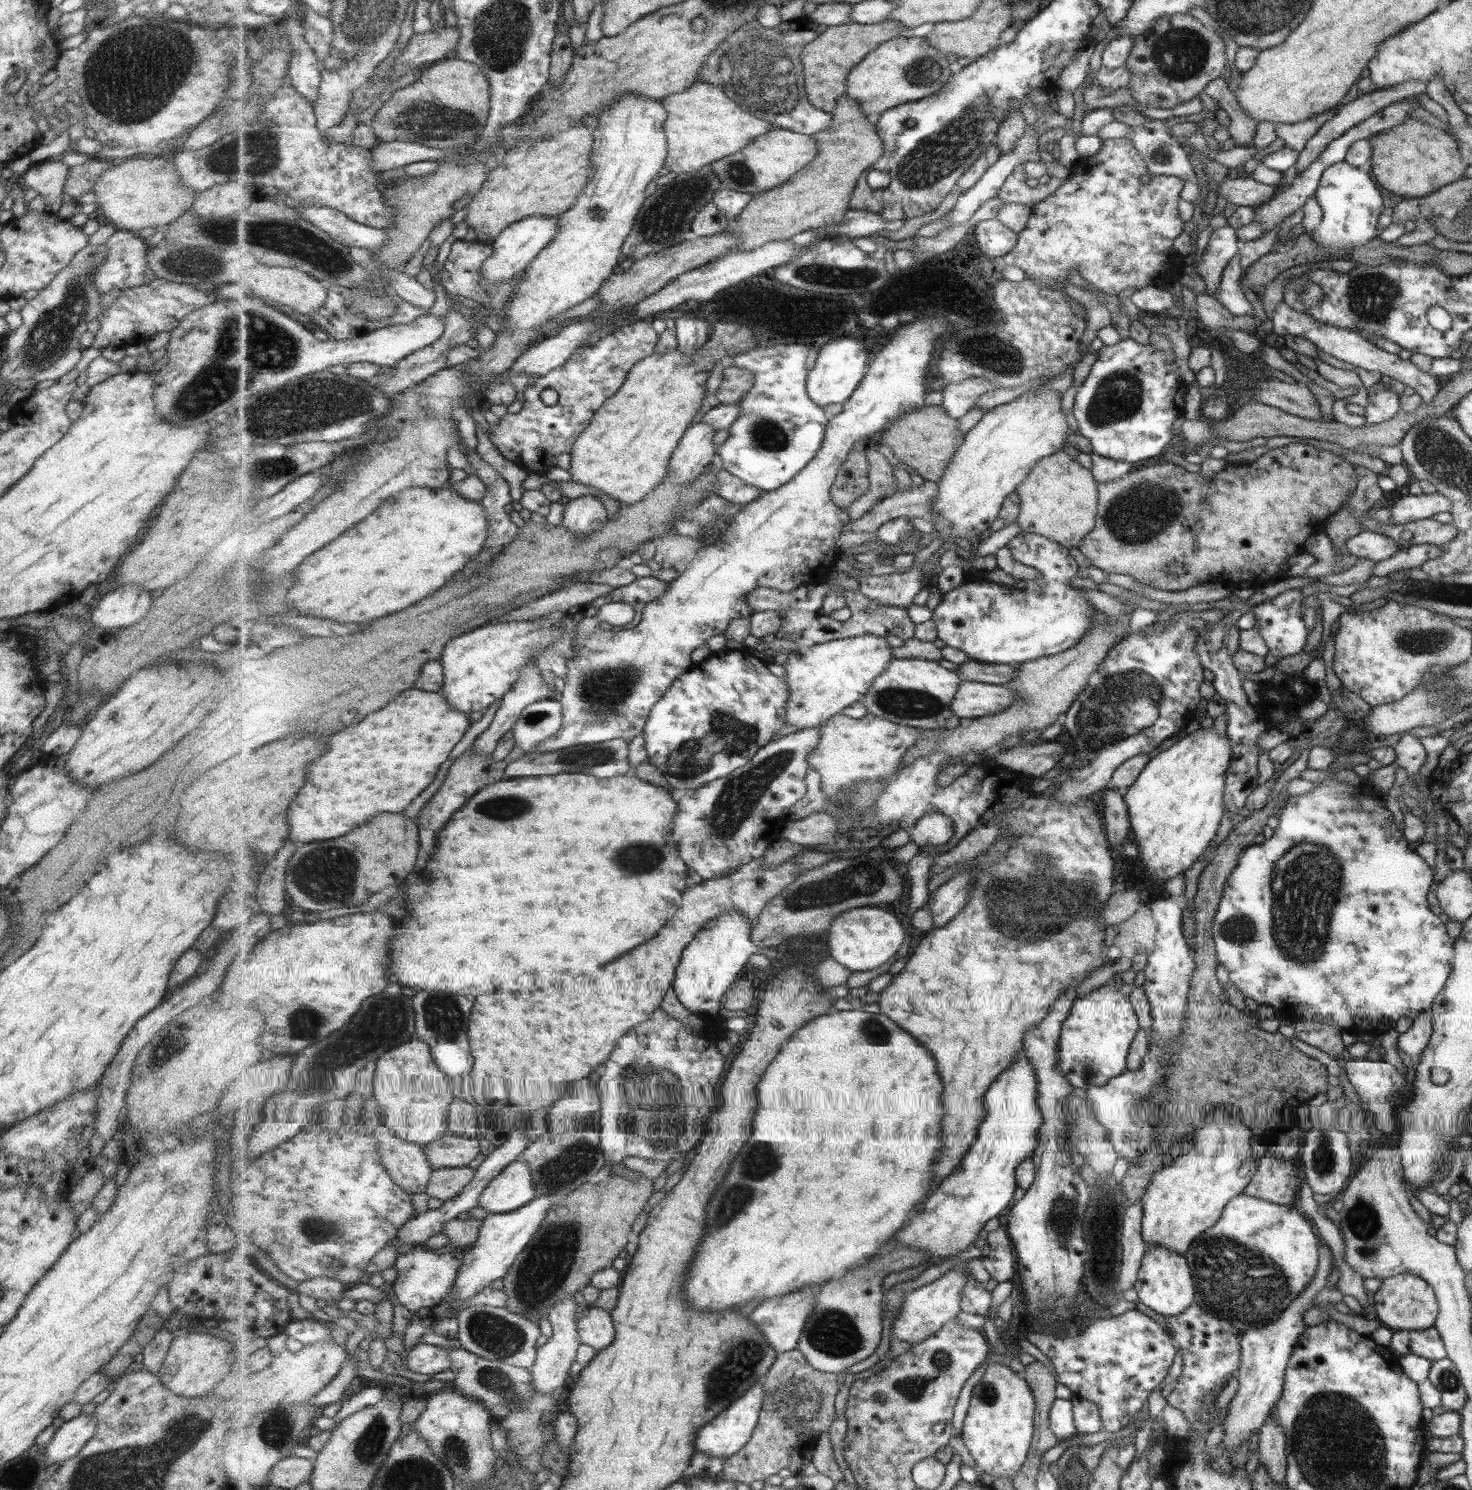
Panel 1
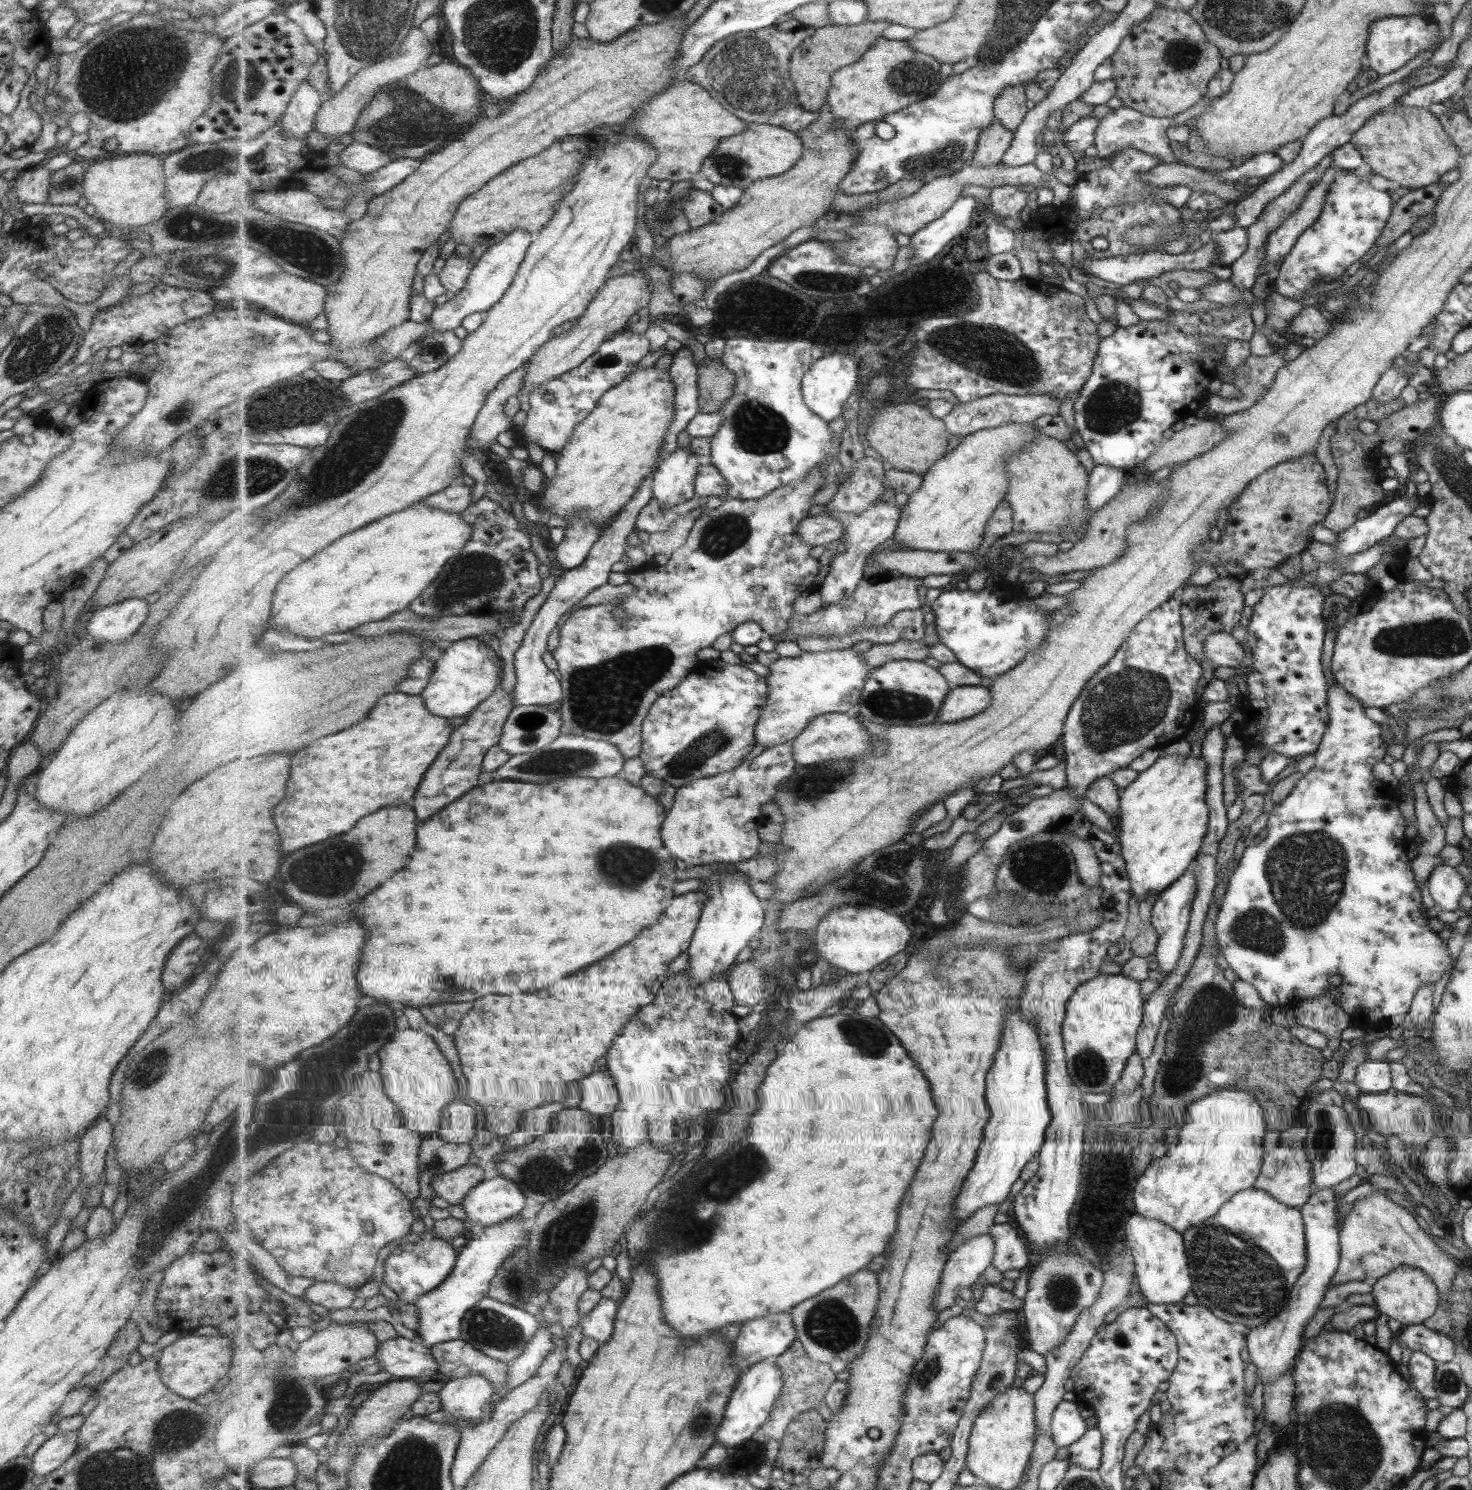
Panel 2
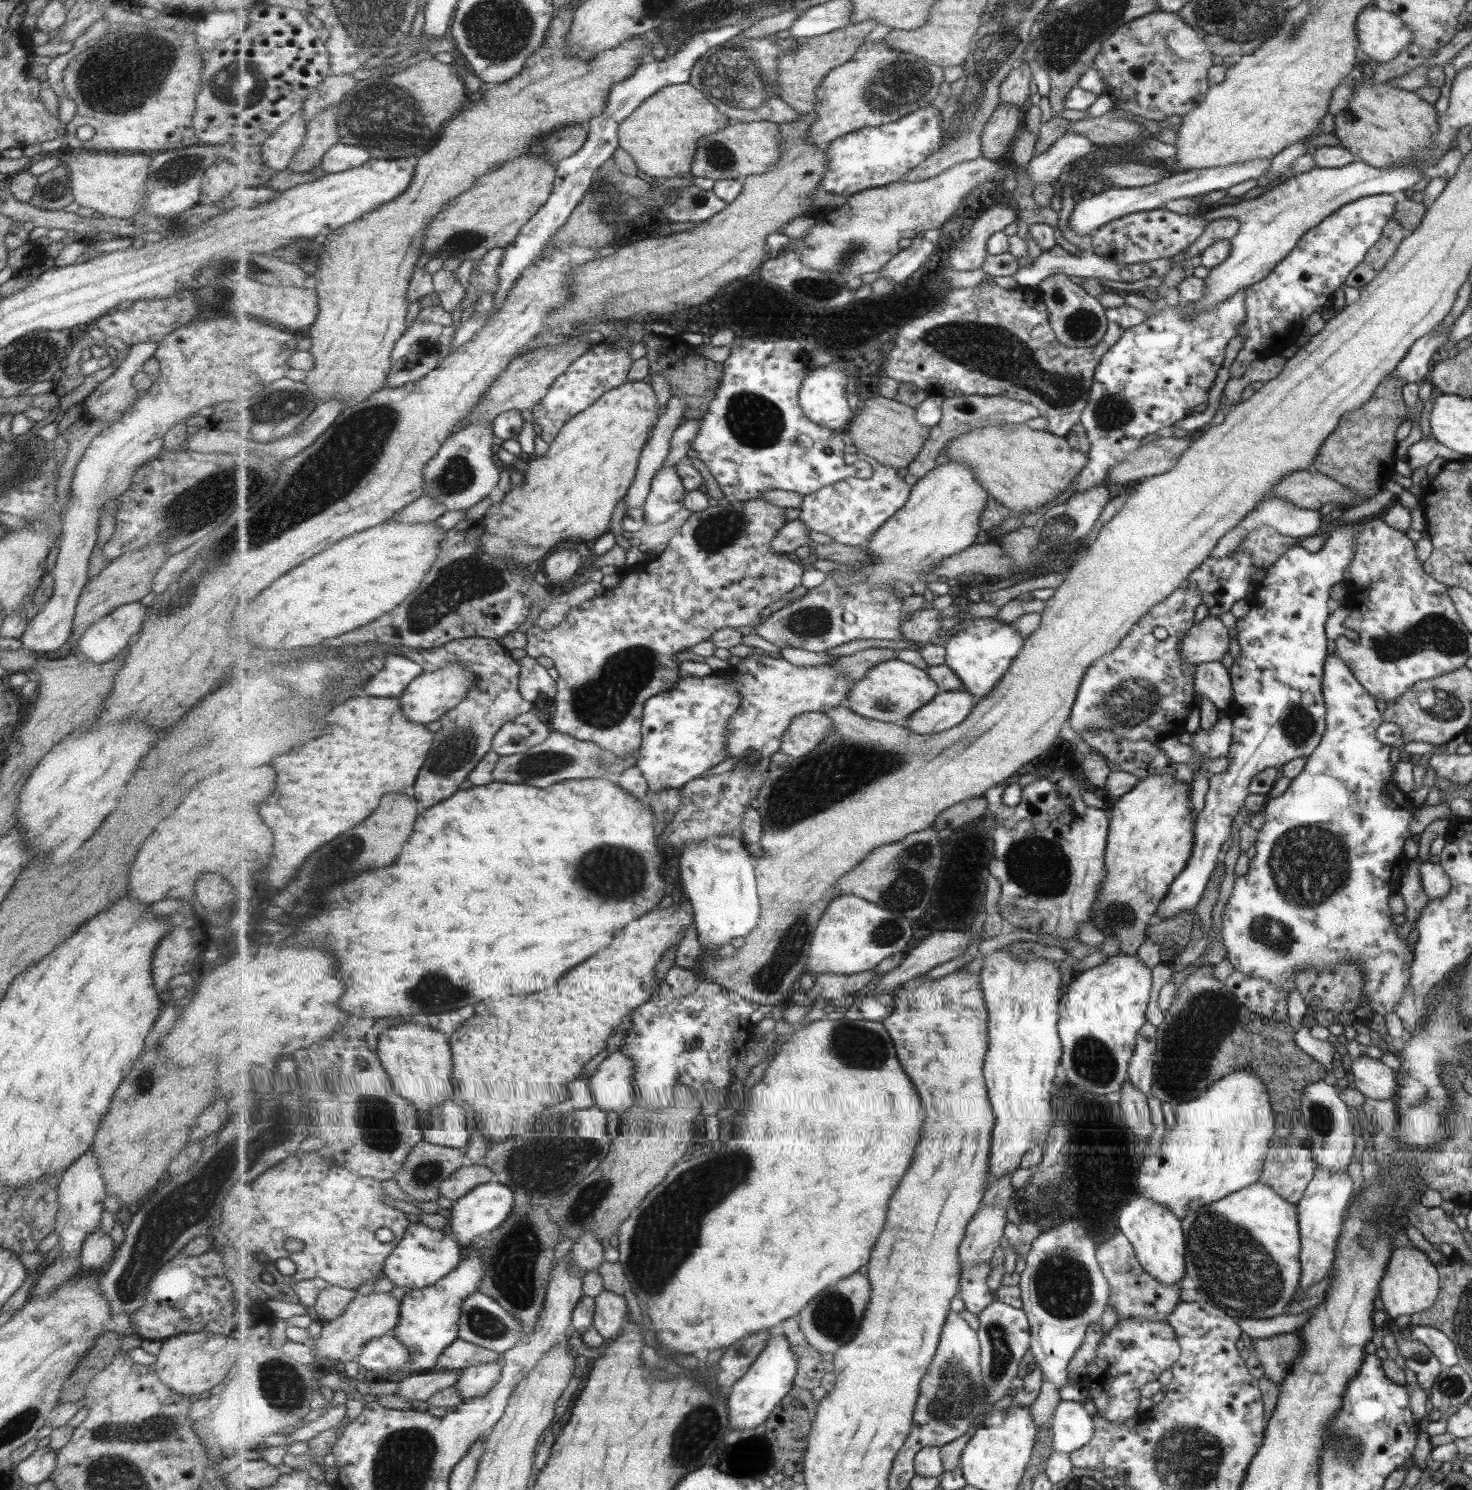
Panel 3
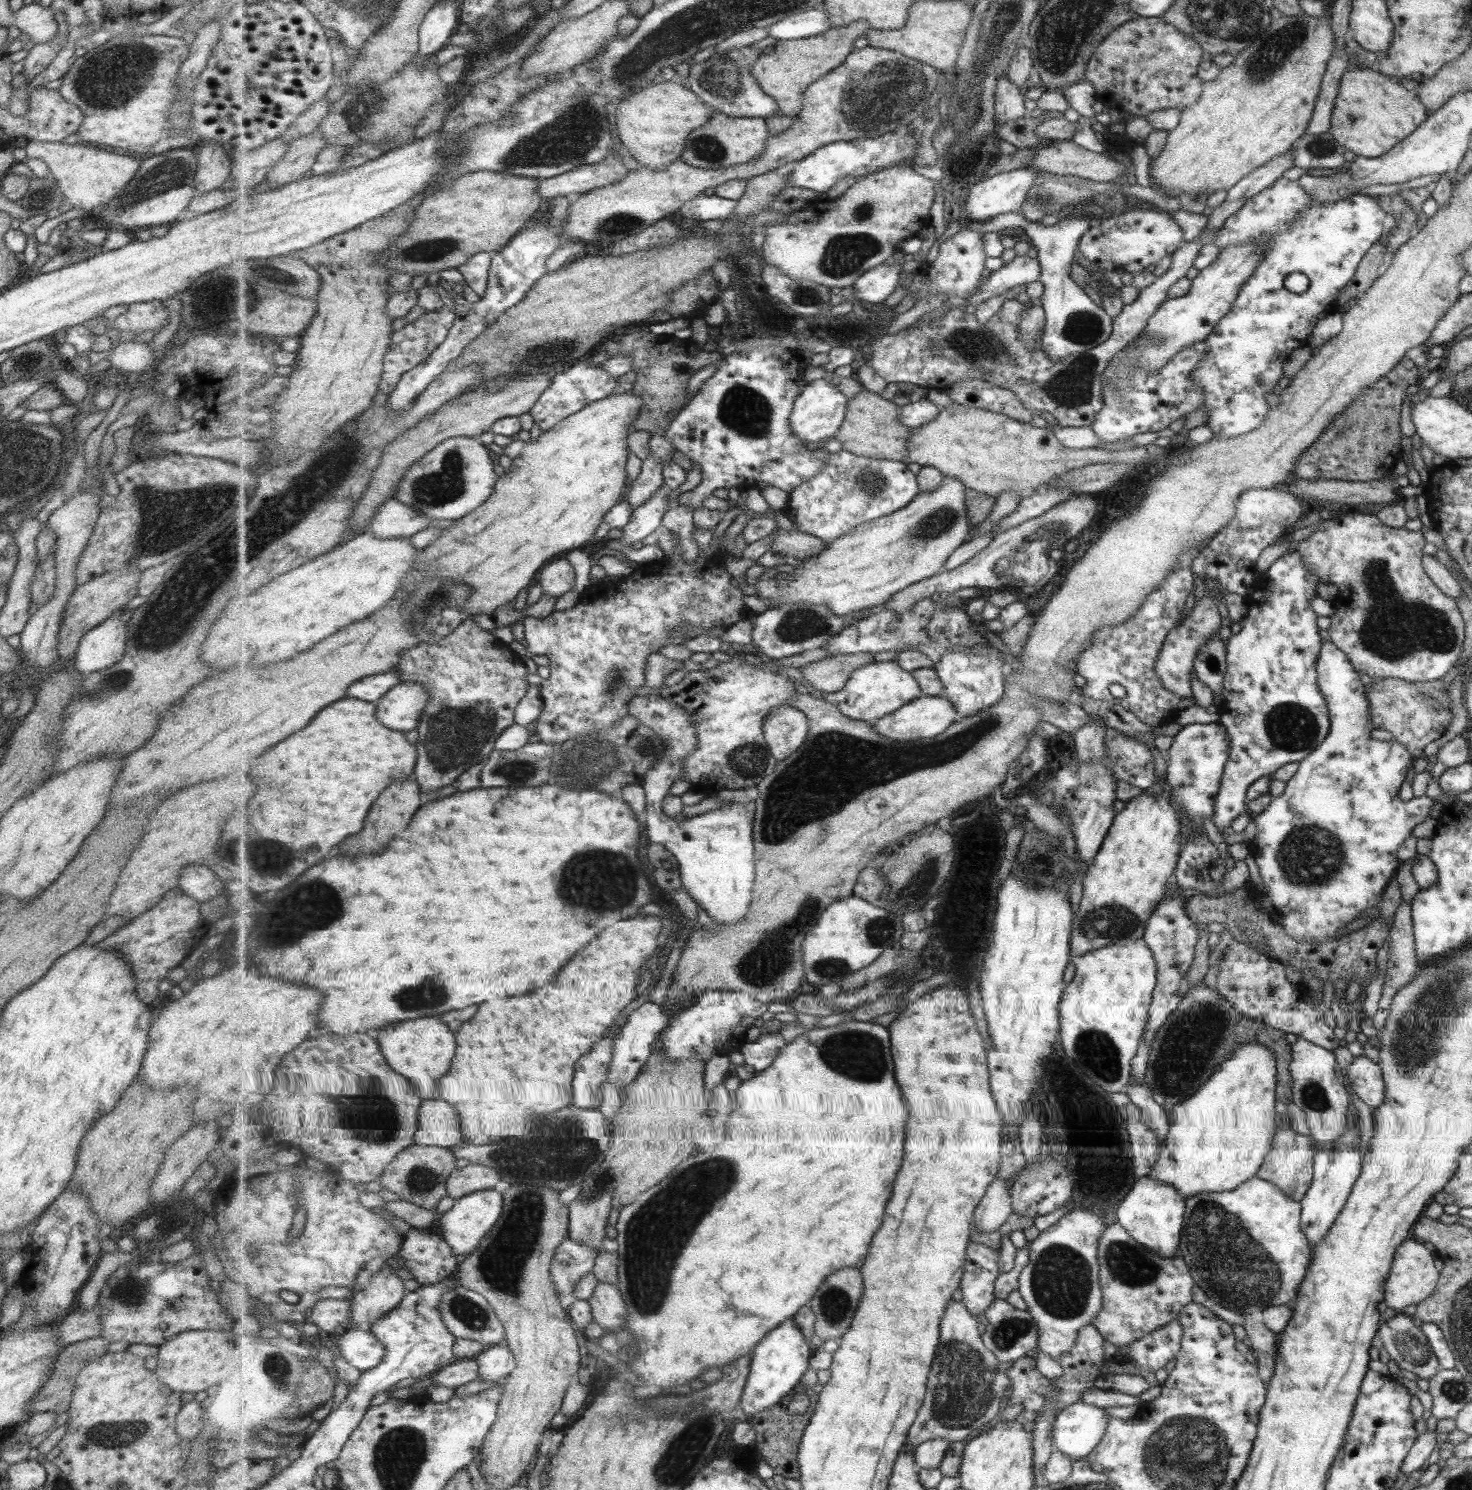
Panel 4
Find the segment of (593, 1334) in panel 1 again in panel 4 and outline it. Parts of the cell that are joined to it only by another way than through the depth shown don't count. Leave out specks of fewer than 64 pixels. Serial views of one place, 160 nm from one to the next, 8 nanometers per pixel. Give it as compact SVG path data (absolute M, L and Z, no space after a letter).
M600 1282L589 1304L592 1307L594 1320L607 1332L614 1333L628 1322L627 1304L618 1285Z

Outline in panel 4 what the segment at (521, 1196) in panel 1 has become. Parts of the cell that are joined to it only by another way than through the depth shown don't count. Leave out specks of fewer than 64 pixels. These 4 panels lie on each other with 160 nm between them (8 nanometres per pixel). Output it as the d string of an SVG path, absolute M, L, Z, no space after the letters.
M495 1189L472 1192L457 1200L456 1205L448 1210L440 1219L442 1237L455 1252L455 1256L464 1258L477 1251L481 1245L481 1238L497 1224L503 1214L503 1194Z

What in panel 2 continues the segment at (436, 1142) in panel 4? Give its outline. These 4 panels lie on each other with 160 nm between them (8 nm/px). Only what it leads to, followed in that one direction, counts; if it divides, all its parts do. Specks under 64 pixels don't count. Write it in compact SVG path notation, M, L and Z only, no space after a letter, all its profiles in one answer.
M458 1099L444 1108L441 1130L436 1136L457 1144L471 1144L476 1137L477 1123L476 1108L470 1101Z

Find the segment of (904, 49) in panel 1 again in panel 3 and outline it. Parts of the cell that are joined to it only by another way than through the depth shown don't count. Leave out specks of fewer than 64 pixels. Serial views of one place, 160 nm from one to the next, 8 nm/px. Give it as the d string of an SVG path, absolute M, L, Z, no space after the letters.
M868 40L857 50L853 60L833 68L818 88L815 112L820 117L817 122L814 122L808 141L818 147L827 148L840 136L846 136L860 128L880 127L884 124L897 122L912 112L931 106L931 102L939 96L941 84L944 83L943 67L925 60L925 57L893 49L887 46L884 41Z

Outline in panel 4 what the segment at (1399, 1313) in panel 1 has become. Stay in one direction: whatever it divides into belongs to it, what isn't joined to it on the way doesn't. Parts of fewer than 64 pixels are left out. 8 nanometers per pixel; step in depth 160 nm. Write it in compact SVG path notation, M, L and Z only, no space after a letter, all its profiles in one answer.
M1413 1238L1405 1240L1405 1243L1396 1249L1393 1256L1392 1268L1385 1282L1384 1302L1395 1312L1401 1312L1406 1306L1416 1306L1432 1295L1437 1285L1437 1278L1440 1278L1440 1275L1433 1268L1431 1252L1427 1248L1423 1248L1421 1244L1413 1242Z

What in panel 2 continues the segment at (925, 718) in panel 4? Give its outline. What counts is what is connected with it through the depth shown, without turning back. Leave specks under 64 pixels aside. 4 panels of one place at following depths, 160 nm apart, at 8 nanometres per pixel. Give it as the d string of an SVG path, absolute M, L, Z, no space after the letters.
M960 686L952 689L940 712L941 723L958 723L977 716L992 706L994 696L990 686Z

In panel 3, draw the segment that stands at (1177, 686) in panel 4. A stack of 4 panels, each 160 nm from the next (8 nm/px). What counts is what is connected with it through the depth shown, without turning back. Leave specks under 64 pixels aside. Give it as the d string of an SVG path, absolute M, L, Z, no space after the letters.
M1206 616L1194 624L1178 644L1178 658L1188 665L1221 660L1227 652L1229 636L1219 617Z

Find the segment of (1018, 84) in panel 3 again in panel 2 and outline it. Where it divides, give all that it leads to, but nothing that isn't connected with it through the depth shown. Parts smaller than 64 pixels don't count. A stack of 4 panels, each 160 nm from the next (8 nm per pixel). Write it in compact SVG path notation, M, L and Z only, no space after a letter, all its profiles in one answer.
M1010 86L996 102L996 122L1000 122L1007 130L1017 132L1026 114L1030 111L1027 106L1025 86Z

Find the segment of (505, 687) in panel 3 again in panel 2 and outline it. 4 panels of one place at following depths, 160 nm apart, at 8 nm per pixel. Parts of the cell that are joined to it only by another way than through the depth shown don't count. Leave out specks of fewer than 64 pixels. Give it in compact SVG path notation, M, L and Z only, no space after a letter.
M498 686L495 694L480 704L480 707L469 714L467 720L456 728L445 752L441 752L441 760L433 764L429 776L425 778L425 784L421 784L421 792L417 794L417 800L413 804L419 822L431 820L443 808L477 787L481 774L484 773L485 758L491 749L500 744L506 720L514 708L514 692L507 692Z

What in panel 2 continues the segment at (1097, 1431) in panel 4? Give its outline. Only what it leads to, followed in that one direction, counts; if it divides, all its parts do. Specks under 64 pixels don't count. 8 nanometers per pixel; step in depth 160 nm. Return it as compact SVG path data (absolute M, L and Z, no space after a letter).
M1062 1400L1051 1413L1050 1433L1056 1448L1075 1442L1085 1431L1086 1422L1080 1417L1076 1401Z

